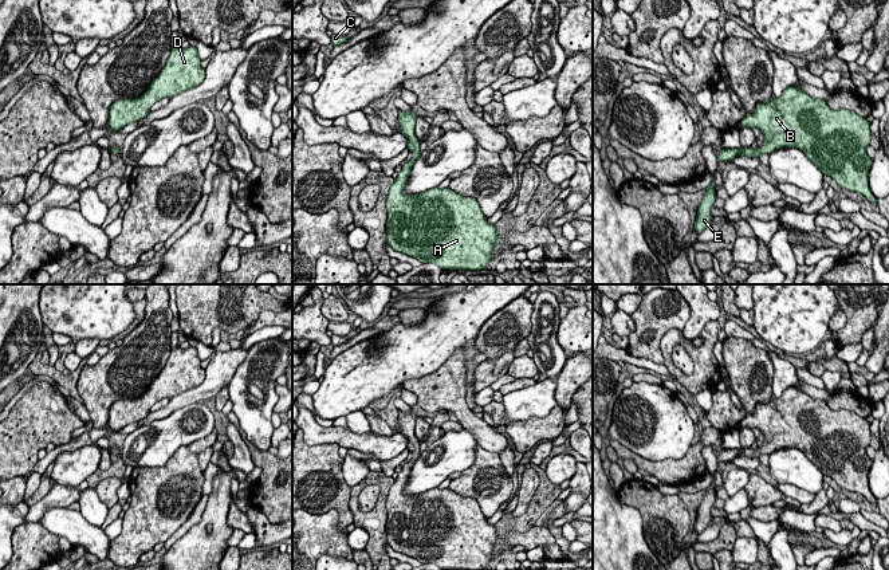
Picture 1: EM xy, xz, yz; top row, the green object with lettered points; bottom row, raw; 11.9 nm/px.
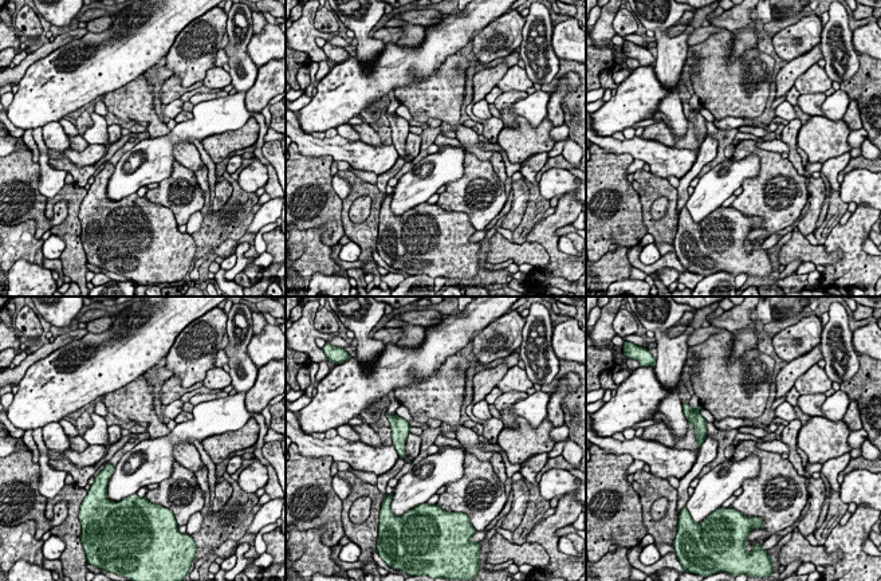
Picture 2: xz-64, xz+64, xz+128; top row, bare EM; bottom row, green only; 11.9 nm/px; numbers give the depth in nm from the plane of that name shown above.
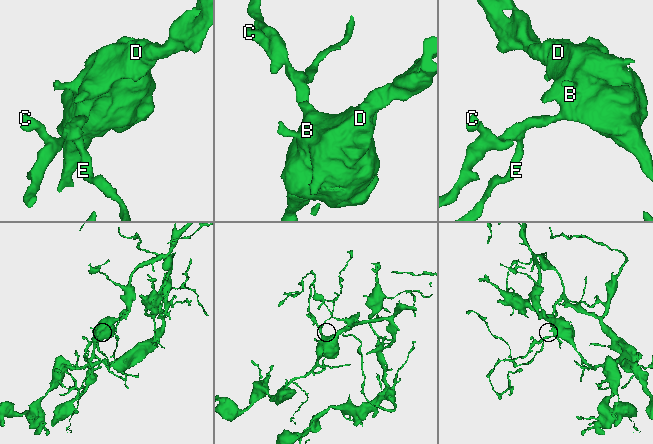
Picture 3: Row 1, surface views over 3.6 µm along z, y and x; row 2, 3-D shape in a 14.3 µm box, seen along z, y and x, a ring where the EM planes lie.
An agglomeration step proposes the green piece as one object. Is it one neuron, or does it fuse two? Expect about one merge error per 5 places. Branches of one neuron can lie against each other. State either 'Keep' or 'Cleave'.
Keep

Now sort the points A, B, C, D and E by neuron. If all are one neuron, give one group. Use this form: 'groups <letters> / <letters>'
groups A B C D E

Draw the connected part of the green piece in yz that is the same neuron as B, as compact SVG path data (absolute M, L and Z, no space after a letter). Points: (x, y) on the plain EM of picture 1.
M788 386L779 398L758 404L739 428L758 428L764 435L762 448L725 449L717 463L732 463L736 456L759 457L782 448L796 448L841 488L861 494L872 504L877 499L869 488L872 460L866 455L870 424L853 410L833 410L799 388Z

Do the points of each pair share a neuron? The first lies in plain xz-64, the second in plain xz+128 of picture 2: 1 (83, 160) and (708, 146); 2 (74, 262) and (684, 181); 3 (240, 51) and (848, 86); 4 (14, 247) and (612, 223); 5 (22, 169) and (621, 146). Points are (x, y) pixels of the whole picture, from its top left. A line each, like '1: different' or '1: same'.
1: different
2: different
3: different
4: different
5: different

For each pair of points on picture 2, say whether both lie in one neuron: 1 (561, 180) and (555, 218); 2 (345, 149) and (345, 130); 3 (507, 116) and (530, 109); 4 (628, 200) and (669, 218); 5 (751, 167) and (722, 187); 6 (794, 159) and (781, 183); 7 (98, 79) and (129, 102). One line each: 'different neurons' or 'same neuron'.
1: different neurons
2: different neurons
3: same neuron
4: different neurons
5: same neuron
6: different neurons
7: different neurons

